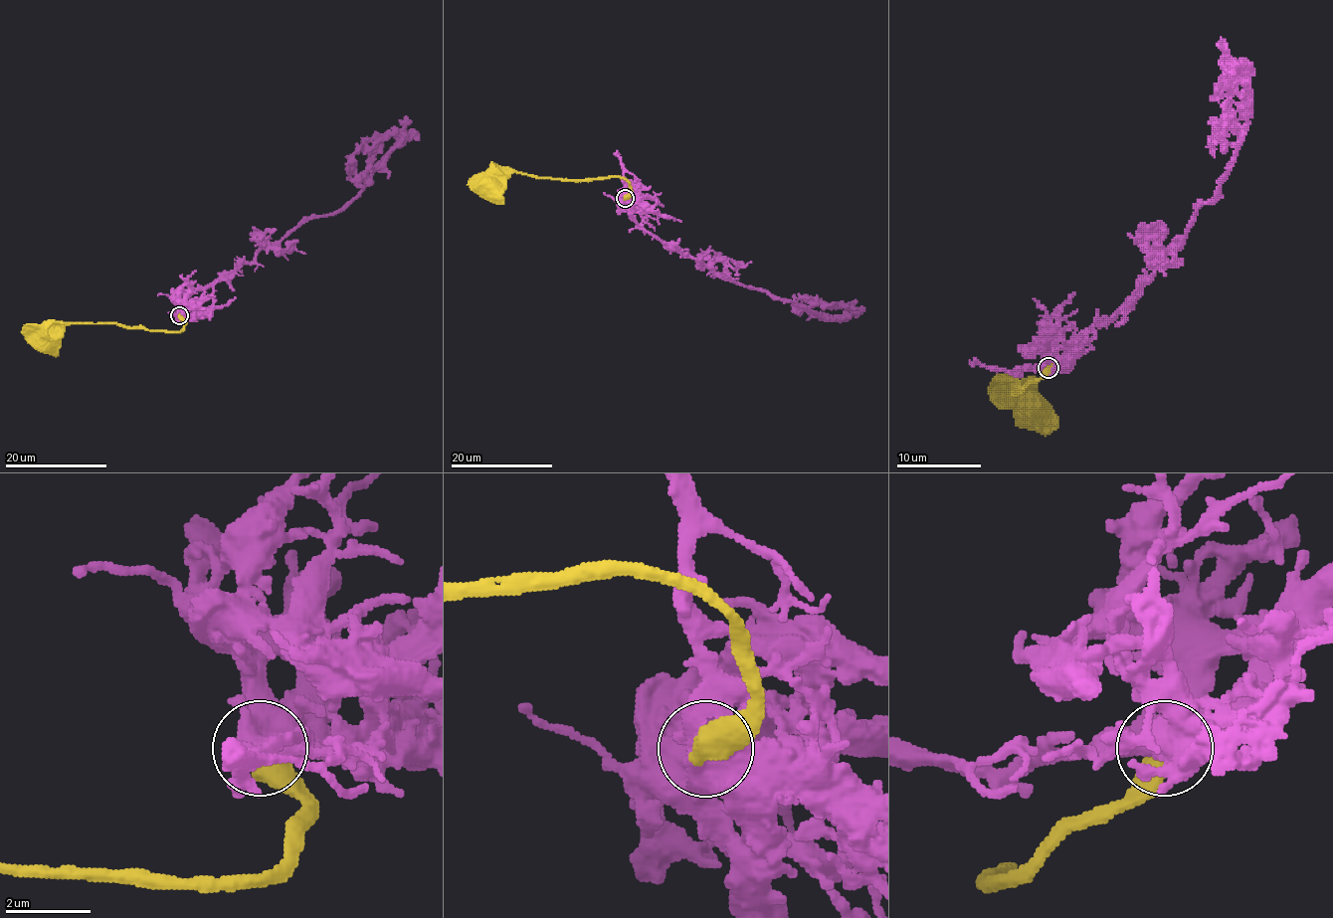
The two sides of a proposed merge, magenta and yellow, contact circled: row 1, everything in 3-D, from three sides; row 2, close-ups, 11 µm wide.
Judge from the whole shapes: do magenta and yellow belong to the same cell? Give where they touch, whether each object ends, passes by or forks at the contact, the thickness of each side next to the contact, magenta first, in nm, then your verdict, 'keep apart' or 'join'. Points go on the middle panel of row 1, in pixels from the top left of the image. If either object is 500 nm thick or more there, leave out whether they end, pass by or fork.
at (625, 198); 550 nm thick on the magenta side, 600 nm on the other; join

